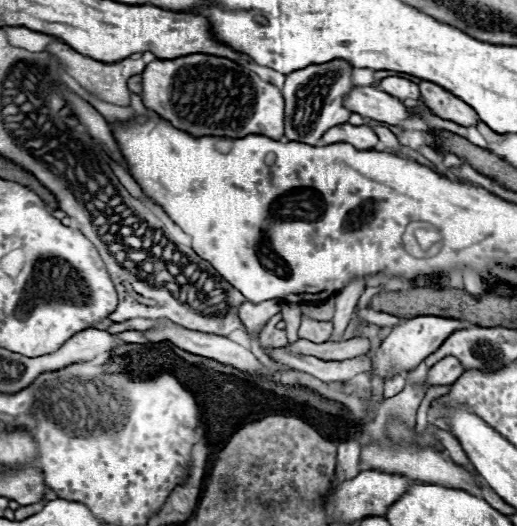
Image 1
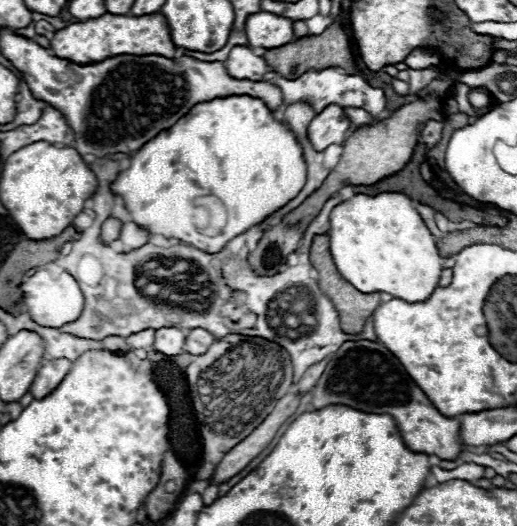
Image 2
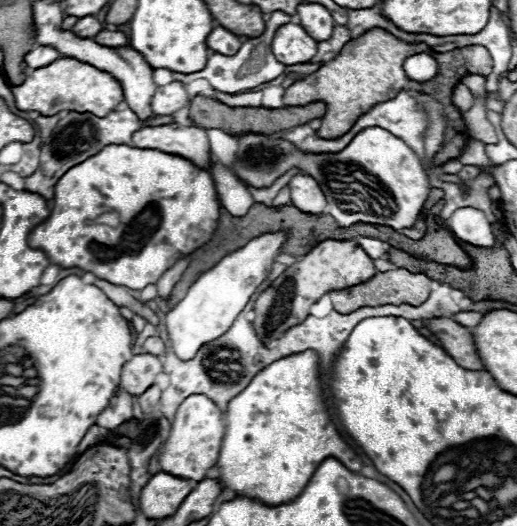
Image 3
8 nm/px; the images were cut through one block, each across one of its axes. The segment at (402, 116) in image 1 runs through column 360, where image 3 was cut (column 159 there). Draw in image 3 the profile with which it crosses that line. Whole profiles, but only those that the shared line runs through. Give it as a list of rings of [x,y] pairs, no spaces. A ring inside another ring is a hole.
[[[170,82],[166,86],[158,86],[152,96],[152,114],[158,116],[170,116],[182,108],[188,108],[190,98],[180,82]]]

